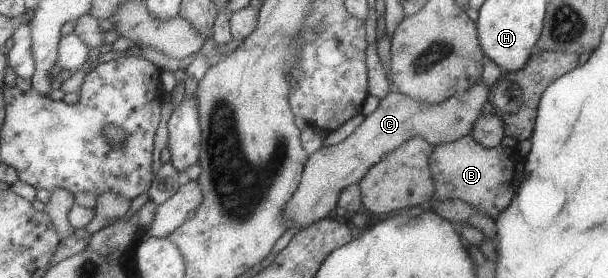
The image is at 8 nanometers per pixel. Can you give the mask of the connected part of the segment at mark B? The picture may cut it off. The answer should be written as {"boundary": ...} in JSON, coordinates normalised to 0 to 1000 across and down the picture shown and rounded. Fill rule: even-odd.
{"boundary":[[[773,482],[758,489],[742,514],[724,514],[714,525],[707,554],[706,608],[714,655],[715,691],[711,719],[730,723],[737,712],[755,712],[789,766],[813,784],[819,781],[842,719],[849,683],[849,633],[816,633],[813,612],[842,612],[842,583],[836,568],[836,543],[819,514],[813,540],[796,540]]]}

